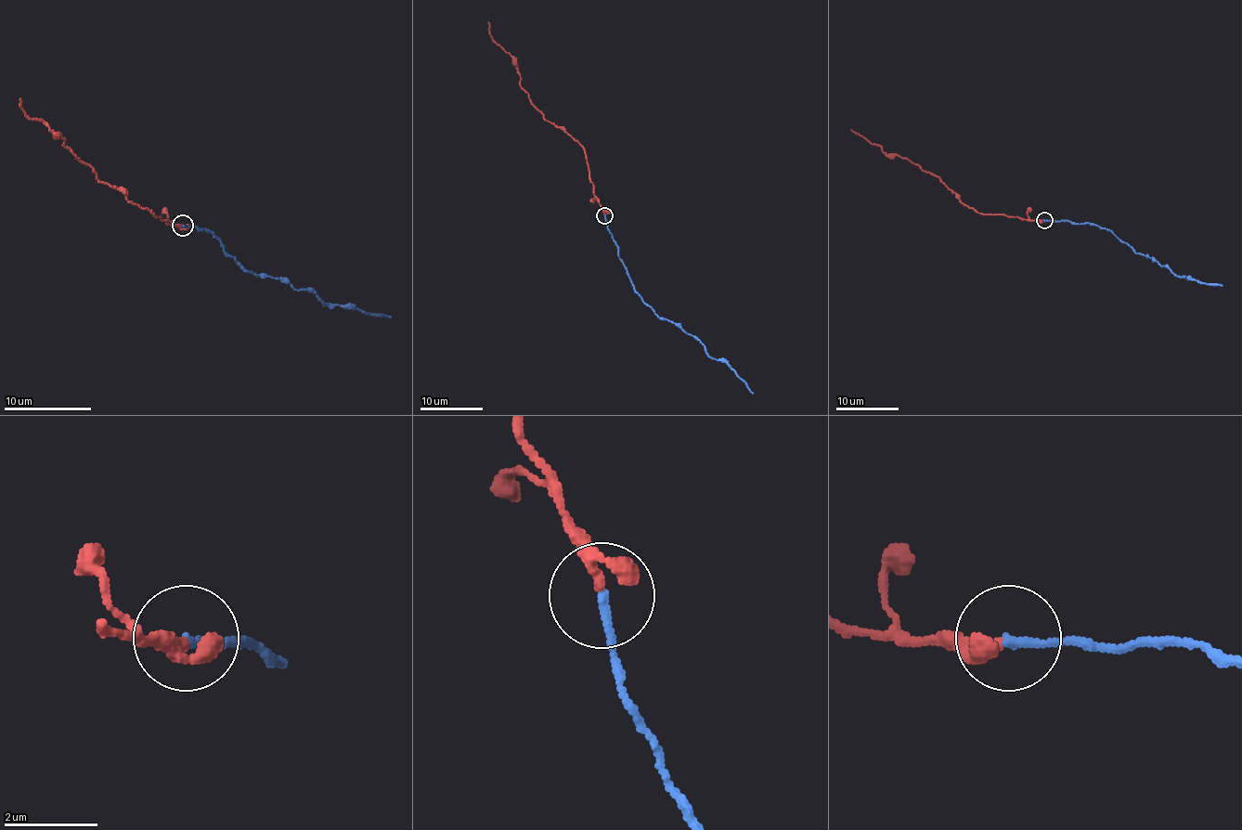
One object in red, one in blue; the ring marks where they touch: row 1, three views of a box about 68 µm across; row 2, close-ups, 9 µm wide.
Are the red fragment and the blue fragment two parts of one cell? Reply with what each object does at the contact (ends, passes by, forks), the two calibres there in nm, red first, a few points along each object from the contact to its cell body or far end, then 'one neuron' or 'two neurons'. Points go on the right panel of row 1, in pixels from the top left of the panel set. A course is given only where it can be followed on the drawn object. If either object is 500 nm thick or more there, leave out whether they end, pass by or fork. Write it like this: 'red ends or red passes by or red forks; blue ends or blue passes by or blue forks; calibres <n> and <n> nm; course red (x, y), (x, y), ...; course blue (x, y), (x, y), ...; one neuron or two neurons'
red passes by; blue ends; calibres 190 and 200 nm; course red (1042, 220), (977, 213), (930, 172), (924, 172), (912, 162), (889, 155), (850, 130); course blue (1044, 220), (1094, 224), (1110, 230), (1136, 253), (1154, 258), (1175, 275), (1222, 286); one neuron

